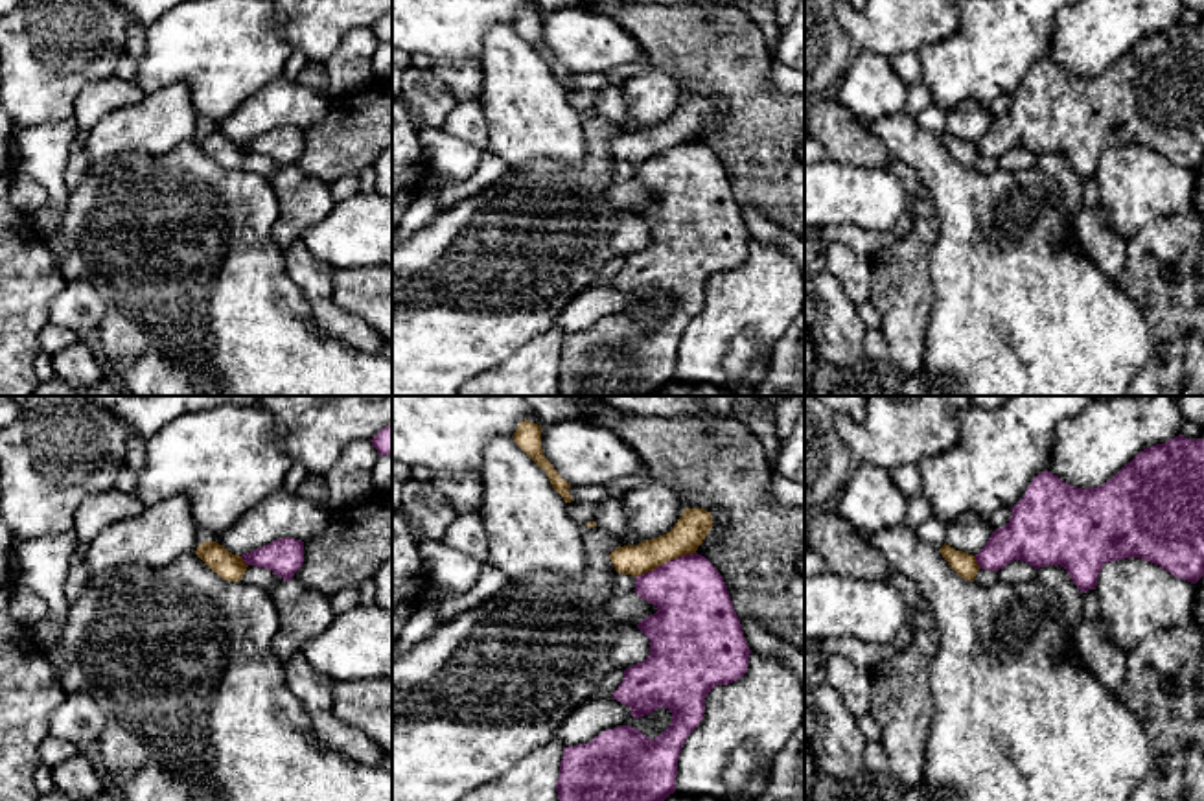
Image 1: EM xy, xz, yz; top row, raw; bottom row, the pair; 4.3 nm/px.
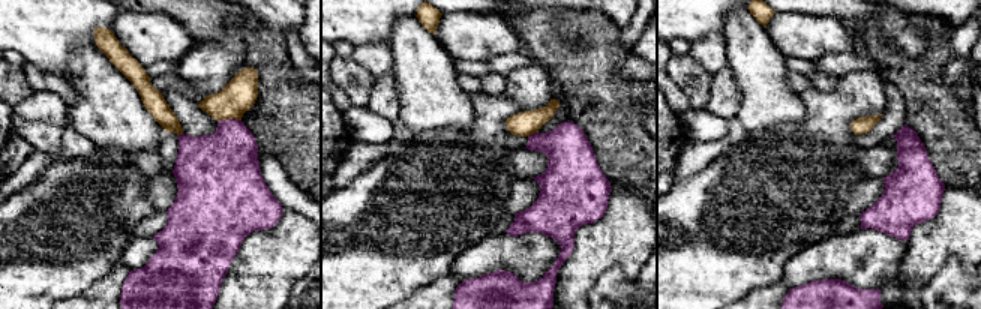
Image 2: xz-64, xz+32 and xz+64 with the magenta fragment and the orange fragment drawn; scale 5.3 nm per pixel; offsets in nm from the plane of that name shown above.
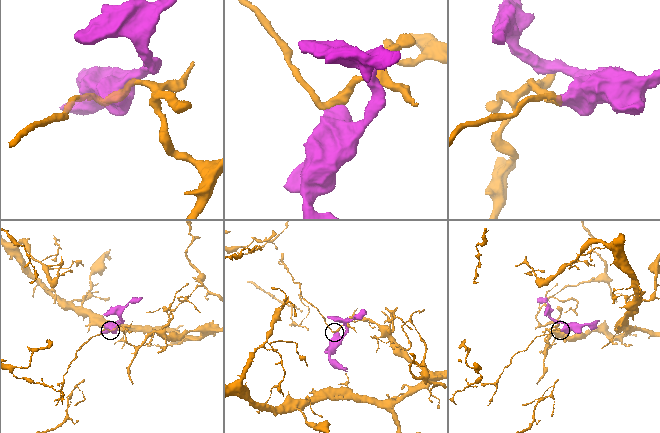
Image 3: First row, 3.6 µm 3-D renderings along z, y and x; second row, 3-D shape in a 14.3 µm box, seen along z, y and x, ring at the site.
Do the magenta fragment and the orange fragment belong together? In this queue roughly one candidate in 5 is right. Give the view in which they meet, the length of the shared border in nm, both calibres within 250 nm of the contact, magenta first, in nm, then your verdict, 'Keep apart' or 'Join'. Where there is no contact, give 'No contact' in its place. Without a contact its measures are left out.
Touches magenta in xz. Shared border 280 nm. Thickness 340 nm (magenta) against 140 nm. Keep apart

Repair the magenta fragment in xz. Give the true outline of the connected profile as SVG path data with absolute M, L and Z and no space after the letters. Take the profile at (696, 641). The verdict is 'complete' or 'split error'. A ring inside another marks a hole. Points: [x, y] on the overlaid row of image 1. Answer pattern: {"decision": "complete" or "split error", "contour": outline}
{"decision": "complete", "contour": "M685 554L635 576L635 593L657 611L637 628L650 639L650 656L624 670L613 700L628 705L633 718L665 707L672 724L654 740L631 726L602 731L587 744L563 749L556 792L560 801L665 801L676 792L677 759L705 713L705 696L747 672L749 646L718 569L701 554Z"}

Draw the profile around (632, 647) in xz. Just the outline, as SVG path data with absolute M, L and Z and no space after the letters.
M620 624L615 632L611 659L617 668L630 668L650 656L650 639L633 624Z

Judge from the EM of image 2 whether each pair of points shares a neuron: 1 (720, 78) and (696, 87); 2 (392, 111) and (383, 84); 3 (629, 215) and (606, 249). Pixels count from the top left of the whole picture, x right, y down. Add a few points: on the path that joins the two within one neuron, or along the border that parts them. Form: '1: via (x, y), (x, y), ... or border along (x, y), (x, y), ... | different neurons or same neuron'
1: border along (714, 75), (710, 84), (710, 98), (704, 108) | different neurons
2: via (387, 105), (384, 102), (384, 90) | same neuron
3: via (629, 224), (615, 240) | same neuron

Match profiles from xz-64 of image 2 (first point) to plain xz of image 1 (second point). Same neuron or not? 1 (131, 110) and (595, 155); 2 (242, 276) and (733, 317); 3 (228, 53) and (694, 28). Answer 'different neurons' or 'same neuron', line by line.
1: different neurons
2: same neuron
3: different neurons

